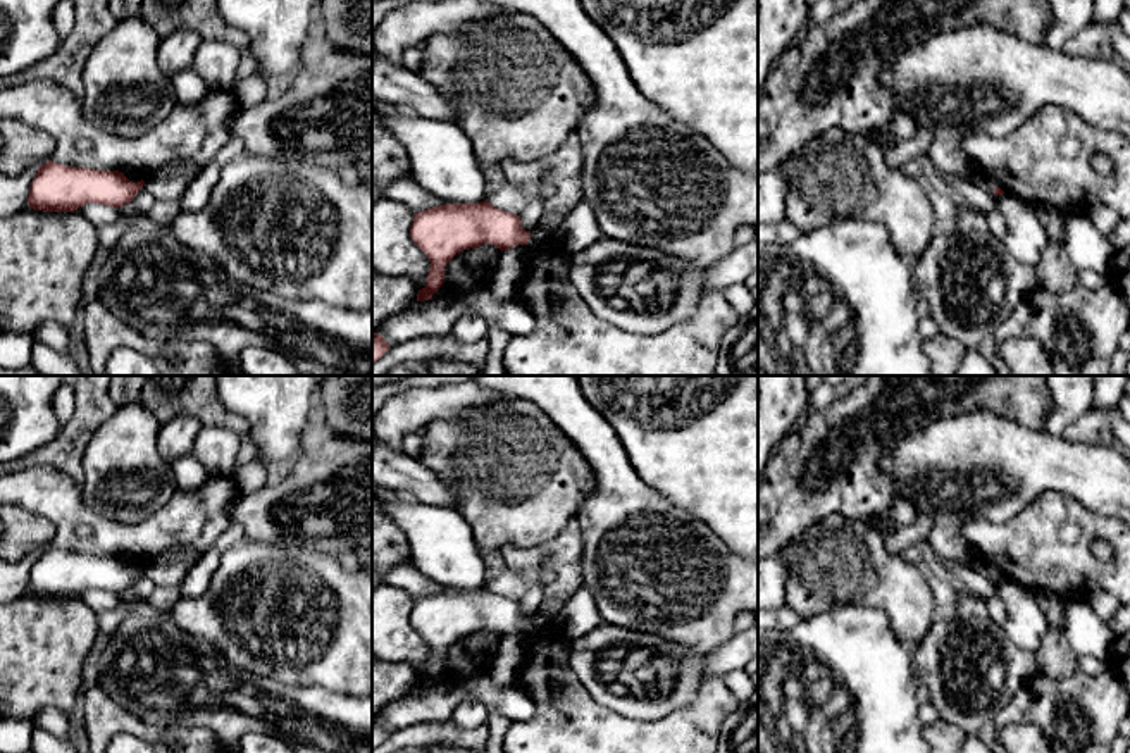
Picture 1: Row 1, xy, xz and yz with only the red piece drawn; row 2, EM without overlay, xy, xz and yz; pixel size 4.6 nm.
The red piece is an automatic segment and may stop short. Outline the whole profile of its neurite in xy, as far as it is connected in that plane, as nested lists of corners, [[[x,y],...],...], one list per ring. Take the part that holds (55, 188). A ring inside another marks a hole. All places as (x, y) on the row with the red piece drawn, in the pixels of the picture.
[[[45,162],[29,186],[28,205],[43,212],[74,212],[86,203],[121,208],[134,200],[145,181],[133,183],[119,171]]]

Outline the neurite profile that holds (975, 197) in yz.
[[[941,171],[941,176],[953,186],[956,196],[963,198],[970,207],[980,208],[984,214],[997,212],[999,203],[996,195],[985,193],[973,181],[953,176]]]

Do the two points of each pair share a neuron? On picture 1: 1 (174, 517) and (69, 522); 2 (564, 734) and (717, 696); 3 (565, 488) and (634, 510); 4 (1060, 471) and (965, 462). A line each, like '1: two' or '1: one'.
1: one
2: one
3: two
4: one

